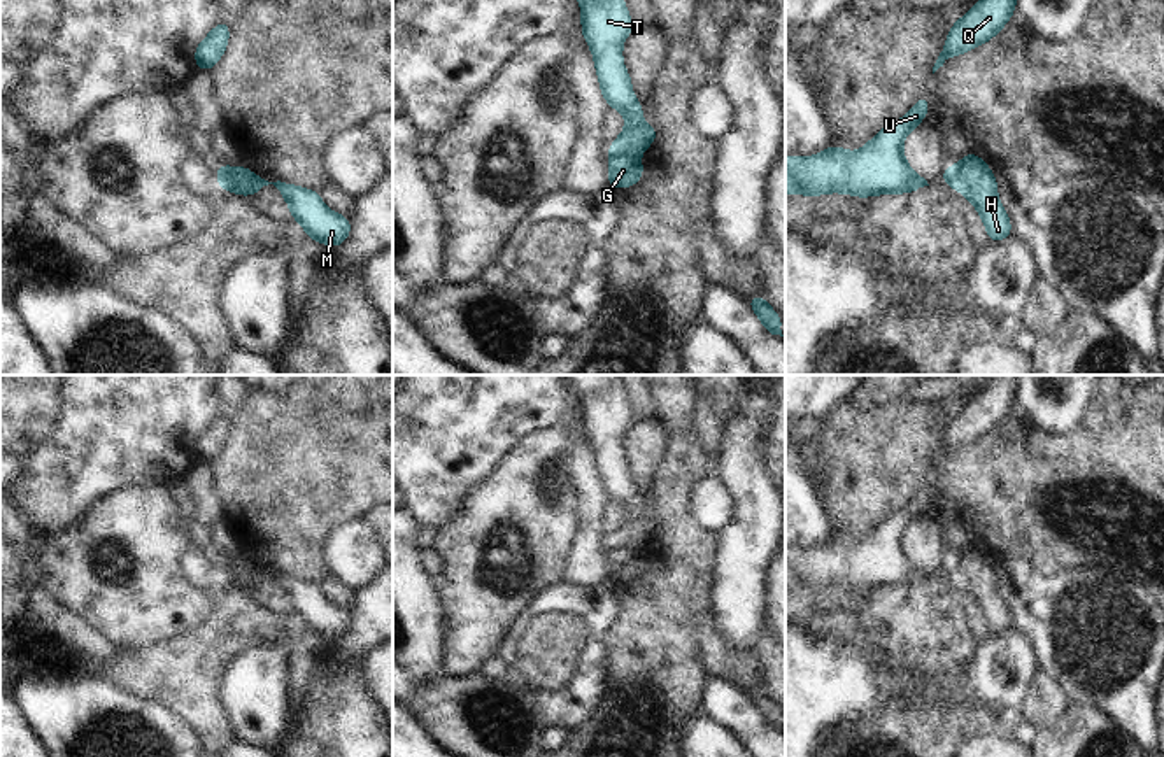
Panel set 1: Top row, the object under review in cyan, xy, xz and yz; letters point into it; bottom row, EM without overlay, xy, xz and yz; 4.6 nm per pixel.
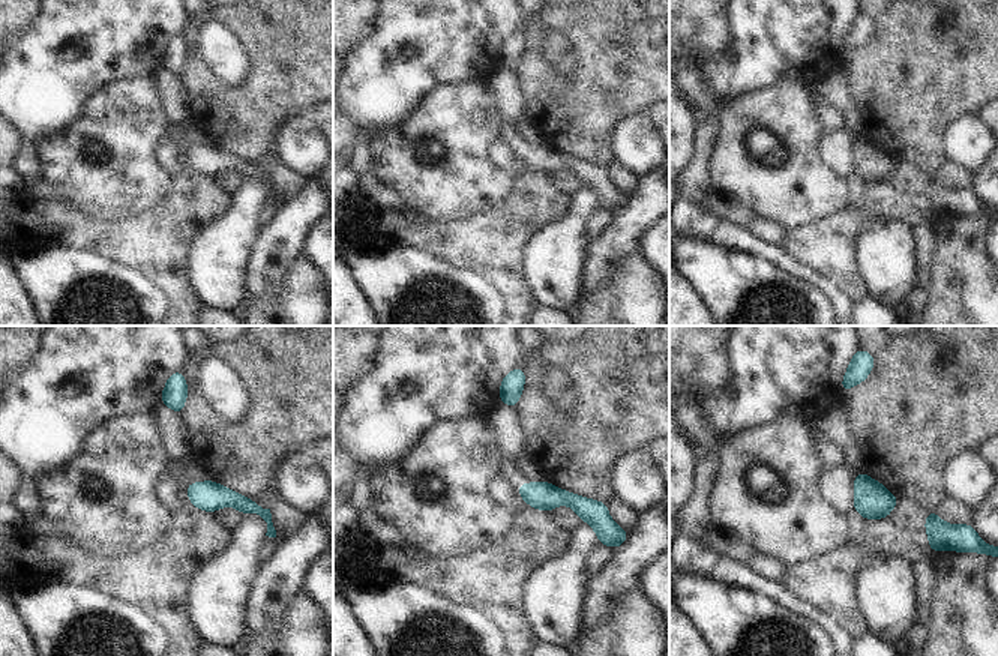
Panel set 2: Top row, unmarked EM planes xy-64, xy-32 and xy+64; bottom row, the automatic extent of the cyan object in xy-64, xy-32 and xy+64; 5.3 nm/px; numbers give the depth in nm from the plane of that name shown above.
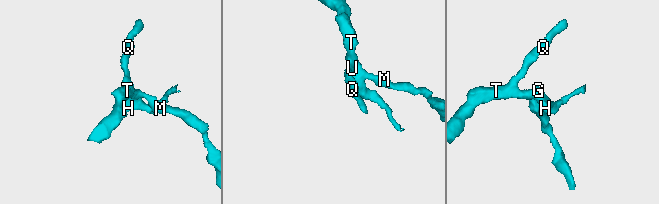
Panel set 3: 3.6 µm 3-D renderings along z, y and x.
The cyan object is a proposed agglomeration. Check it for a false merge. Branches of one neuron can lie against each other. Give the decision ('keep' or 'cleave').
cleave

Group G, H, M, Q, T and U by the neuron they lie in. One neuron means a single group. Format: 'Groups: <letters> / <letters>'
Groups: G H / M Q T U.

